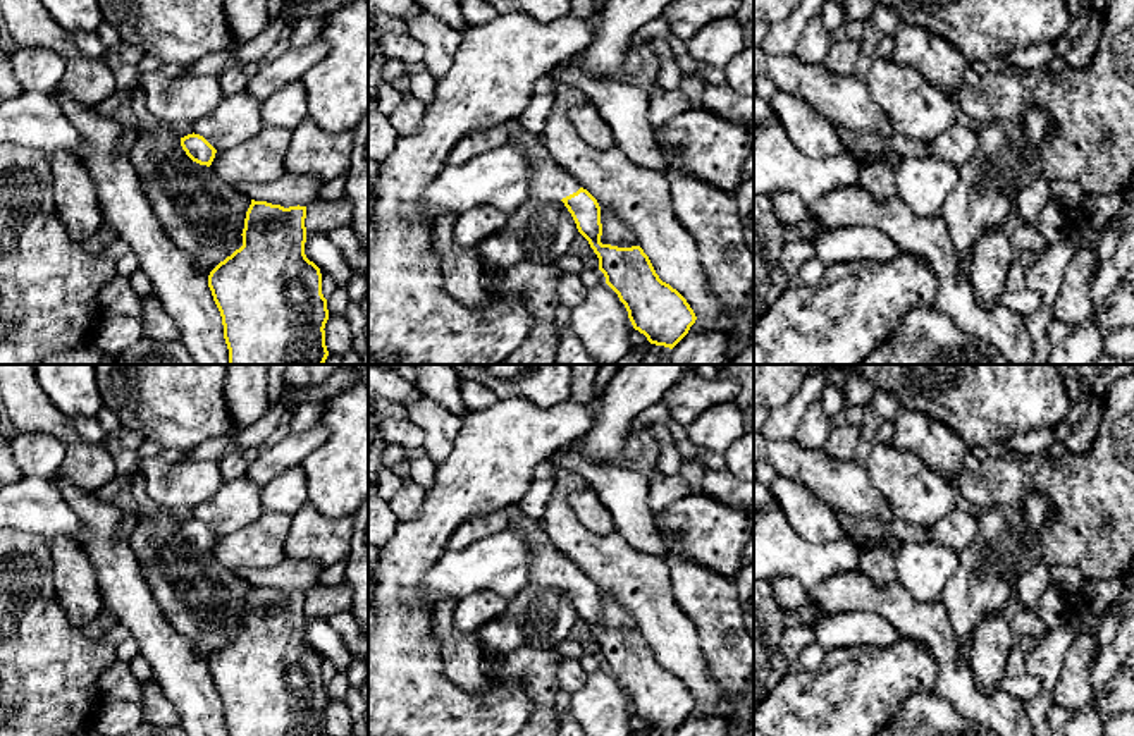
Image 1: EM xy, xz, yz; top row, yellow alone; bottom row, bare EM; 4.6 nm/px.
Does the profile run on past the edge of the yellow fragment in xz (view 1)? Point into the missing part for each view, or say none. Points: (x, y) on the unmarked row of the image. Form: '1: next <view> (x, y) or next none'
1: next xz (549, 566)

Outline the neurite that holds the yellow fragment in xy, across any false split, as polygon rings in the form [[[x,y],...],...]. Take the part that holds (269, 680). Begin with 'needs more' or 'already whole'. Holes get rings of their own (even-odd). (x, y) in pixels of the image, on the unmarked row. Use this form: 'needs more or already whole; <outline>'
already whole; [[[255,586],[243,631],[208,660],[229,736],[327,736],[320,653],[305,640],[306,592]]]

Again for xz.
needs more; [[[516,502],[502,511],[508,516],[506,530],[518,531],[528,543],[537,545],[530,562],[530,583],[564,588],[578,617],[597,640],[606,669],[625,690],[633,714],[650,729],[673,734],[697,705],[687,684],[659,664],[640,631],[618,633],[601,628],[597,585],[549,542],[542,519],[525,516]]]

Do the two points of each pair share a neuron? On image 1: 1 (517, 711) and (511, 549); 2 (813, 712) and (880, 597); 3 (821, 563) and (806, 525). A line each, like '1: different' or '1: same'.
1: different
2: different
3: different

